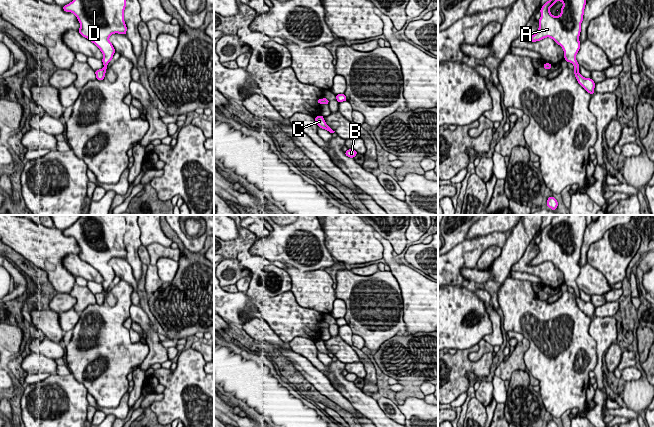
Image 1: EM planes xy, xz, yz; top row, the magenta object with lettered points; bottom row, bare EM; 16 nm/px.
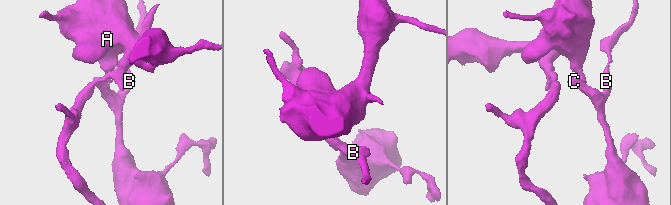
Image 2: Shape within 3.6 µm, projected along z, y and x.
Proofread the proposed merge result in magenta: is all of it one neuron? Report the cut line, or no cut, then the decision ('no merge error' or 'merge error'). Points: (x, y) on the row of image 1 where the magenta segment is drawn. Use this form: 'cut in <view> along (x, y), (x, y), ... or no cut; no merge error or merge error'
cut in yz along (574, 69), (577, 72); merge error

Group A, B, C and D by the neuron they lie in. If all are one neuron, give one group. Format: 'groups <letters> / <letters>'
groups A D / B C

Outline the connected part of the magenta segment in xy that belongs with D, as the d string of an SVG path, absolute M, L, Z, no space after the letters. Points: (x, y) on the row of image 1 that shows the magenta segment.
M73 0L62 6L65 12L74 13L80 23L78 32L94 43L104 55L104 69L112 61L115 49L109 41L114 34L126 35L124 21L126 0Z

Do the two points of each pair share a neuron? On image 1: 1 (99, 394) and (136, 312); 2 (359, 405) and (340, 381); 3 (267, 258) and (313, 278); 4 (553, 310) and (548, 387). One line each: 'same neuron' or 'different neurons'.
1: different neurons
2: same neuron
3: different neurons
4: same neuron

